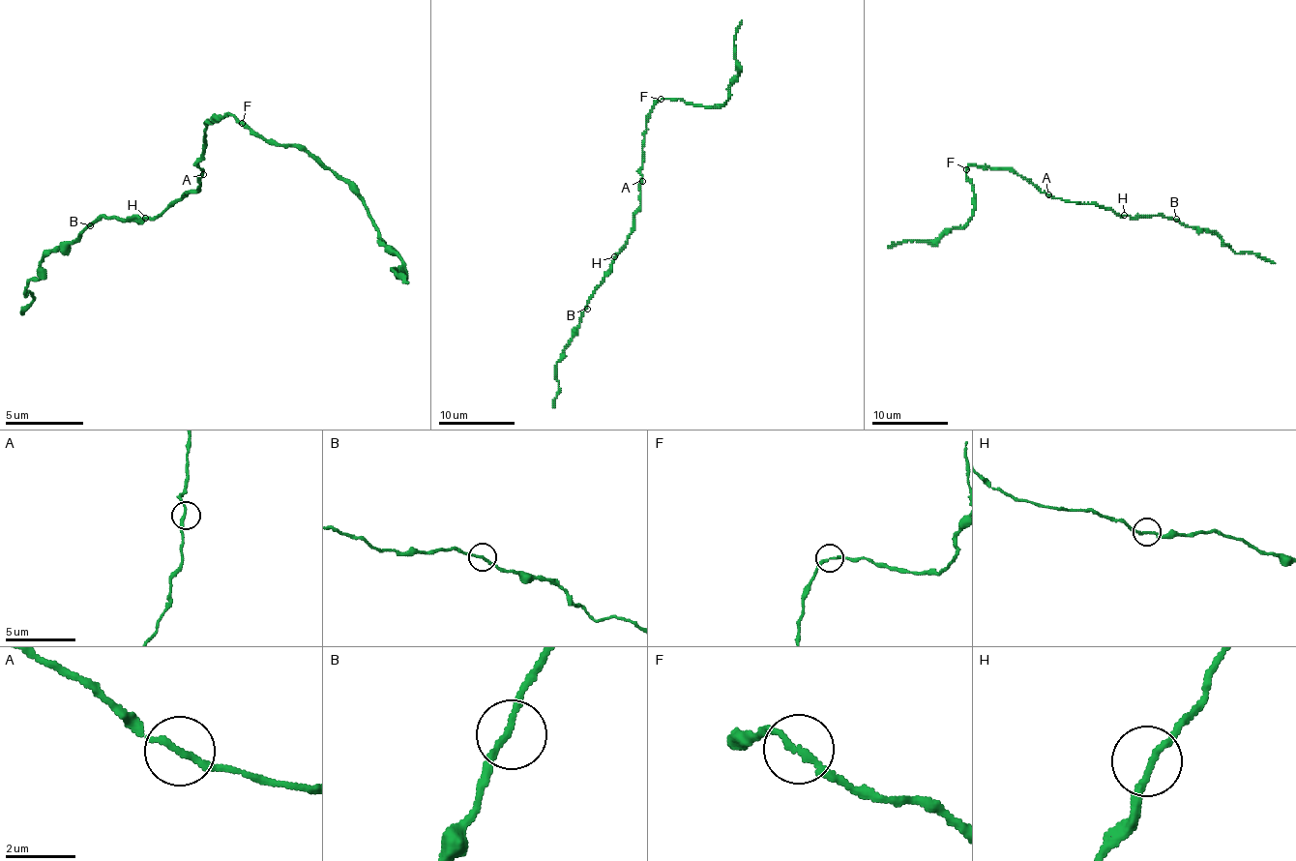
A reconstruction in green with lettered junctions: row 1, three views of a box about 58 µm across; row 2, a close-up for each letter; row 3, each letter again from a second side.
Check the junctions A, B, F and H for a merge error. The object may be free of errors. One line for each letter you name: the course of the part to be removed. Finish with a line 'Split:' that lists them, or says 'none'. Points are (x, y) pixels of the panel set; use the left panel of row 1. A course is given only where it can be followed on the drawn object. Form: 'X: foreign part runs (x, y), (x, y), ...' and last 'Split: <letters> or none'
Split: none

